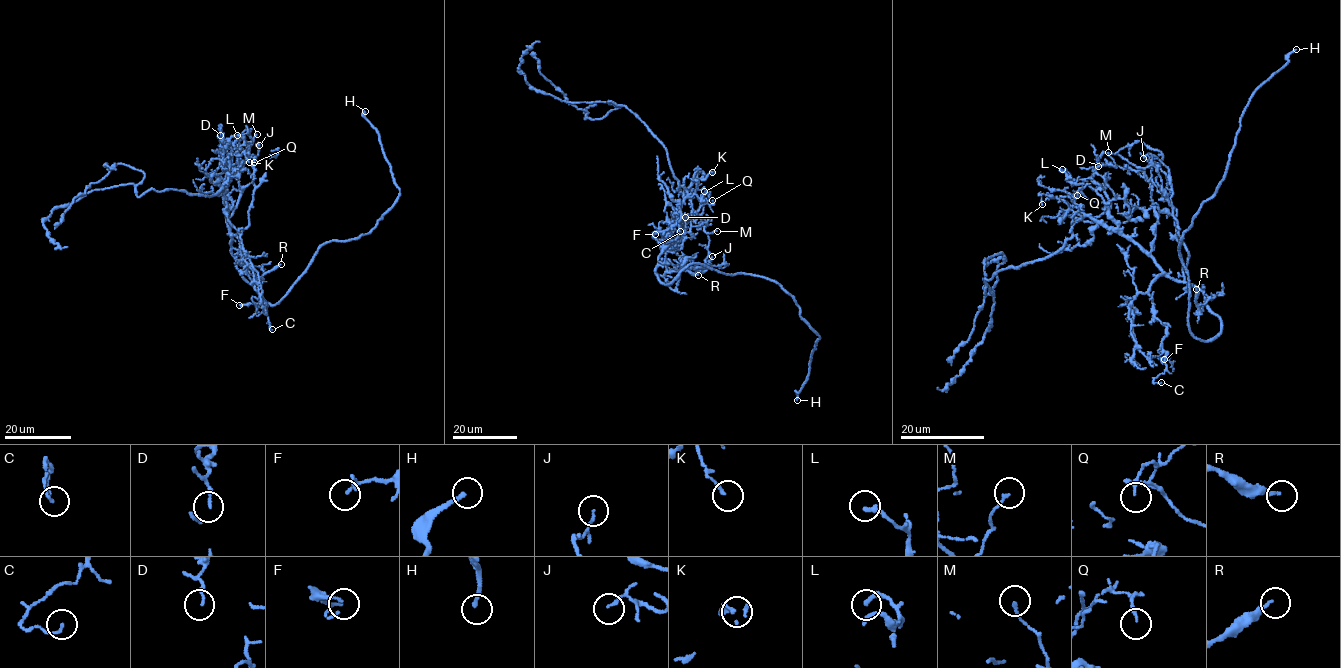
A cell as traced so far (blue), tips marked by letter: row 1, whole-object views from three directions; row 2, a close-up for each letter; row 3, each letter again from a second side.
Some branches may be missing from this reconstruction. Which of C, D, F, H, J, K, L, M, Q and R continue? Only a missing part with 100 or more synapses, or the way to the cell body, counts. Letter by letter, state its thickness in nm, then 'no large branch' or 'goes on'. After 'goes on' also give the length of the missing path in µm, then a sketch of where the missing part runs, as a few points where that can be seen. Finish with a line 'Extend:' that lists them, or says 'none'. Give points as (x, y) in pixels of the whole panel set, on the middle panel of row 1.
C: 120 nm | no large branch
D: 140 nm | no large branch
F: 110 nm | no large branch
H: 200 nm | goes on | 10 µm
J: 120 nm | no large branch
K: 140 nm | no large branch
L: 220 nm | no large branch
M: 130 nm | no large branch
Q: 160 nm | no large branch
R: 190 nm | no large branch
Extend: H

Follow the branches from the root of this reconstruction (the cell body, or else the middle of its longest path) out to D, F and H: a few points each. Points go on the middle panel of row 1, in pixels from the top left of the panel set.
D: (659, 255), (665, 241), (673, 249), (664, 251), (673, 252), (677, 249), (687, 222), (685, 217)
F: (659, 255), (670, 242), (675, 219), (680, 218), (670, 228), (655, 234)
H: (659, 255), (655, 273), (665, 285), (693, 263), (774, 280), (793, 298), (820, 336), (797, 400)

